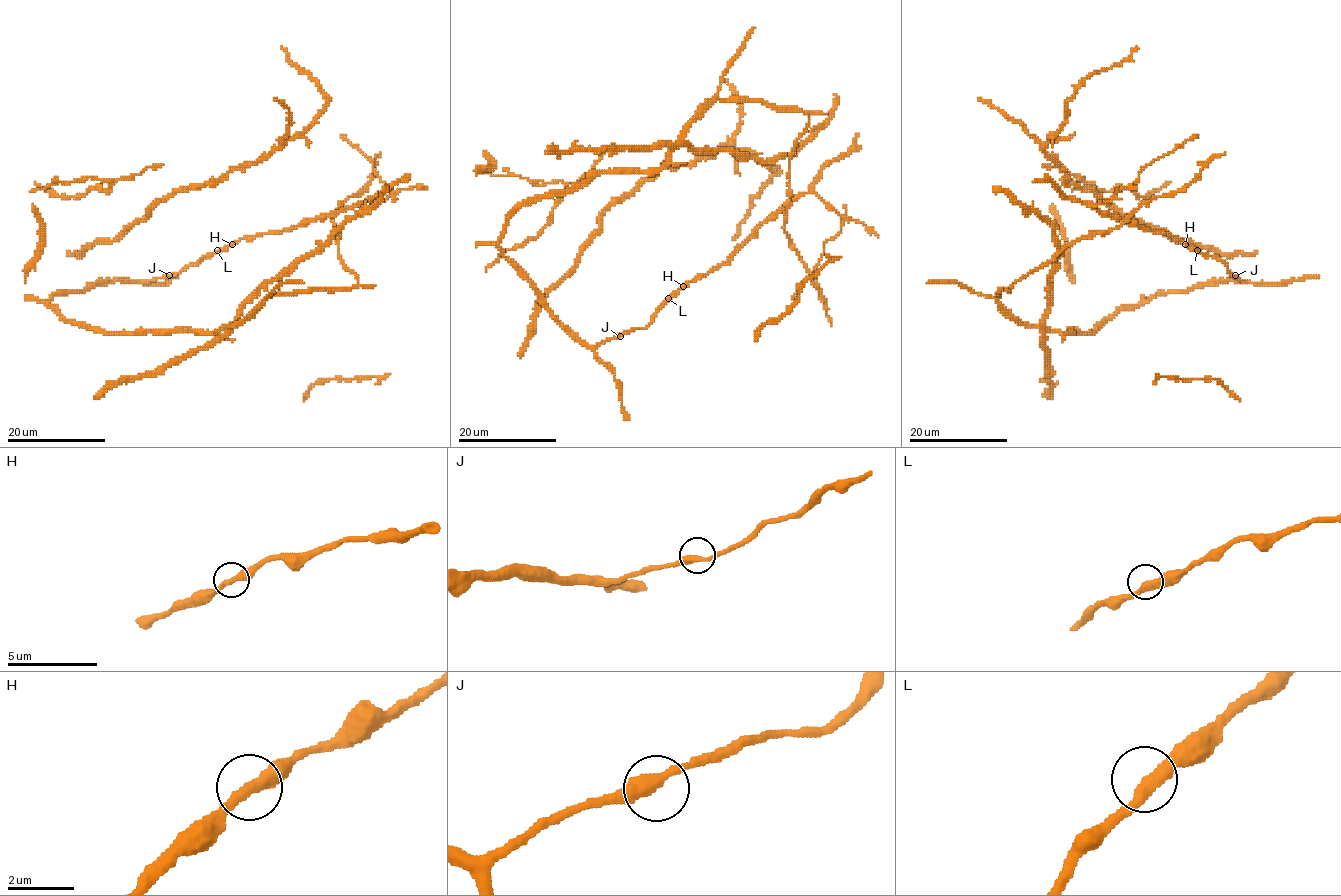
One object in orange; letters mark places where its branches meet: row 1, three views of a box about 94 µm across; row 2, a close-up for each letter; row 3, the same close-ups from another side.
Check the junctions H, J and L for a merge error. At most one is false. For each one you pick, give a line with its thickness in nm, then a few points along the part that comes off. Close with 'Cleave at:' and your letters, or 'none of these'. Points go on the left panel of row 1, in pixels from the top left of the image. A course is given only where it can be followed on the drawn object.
Cleave at: none of these

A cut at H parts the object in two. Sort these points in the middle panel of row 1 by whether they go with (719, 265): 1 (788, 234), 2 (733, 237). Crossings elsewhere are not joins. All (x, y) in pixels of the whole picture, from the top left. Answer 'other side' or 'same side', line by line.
1: other side
2: other side

